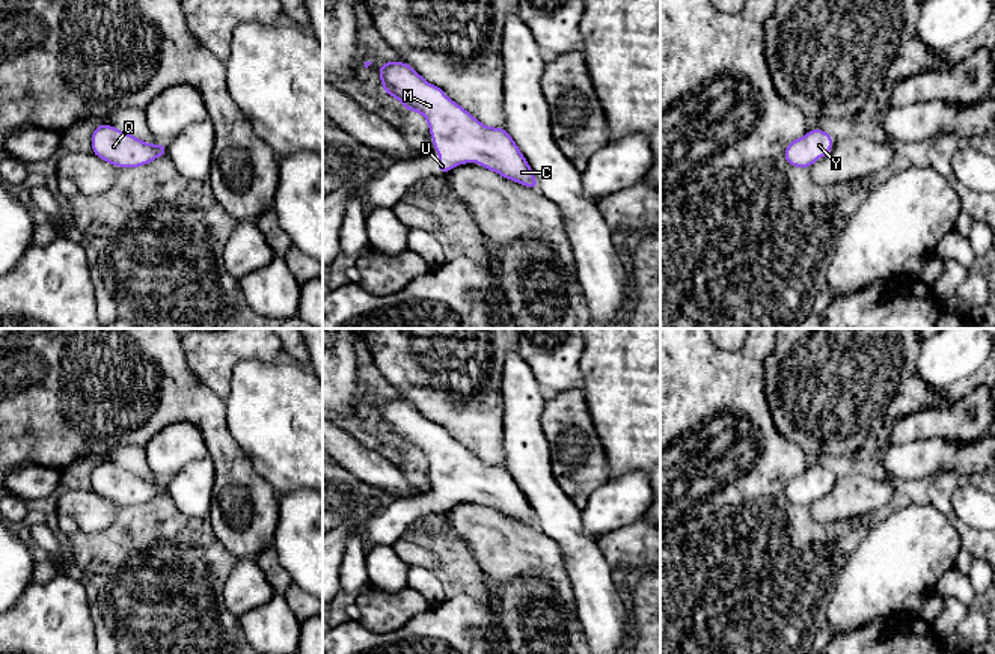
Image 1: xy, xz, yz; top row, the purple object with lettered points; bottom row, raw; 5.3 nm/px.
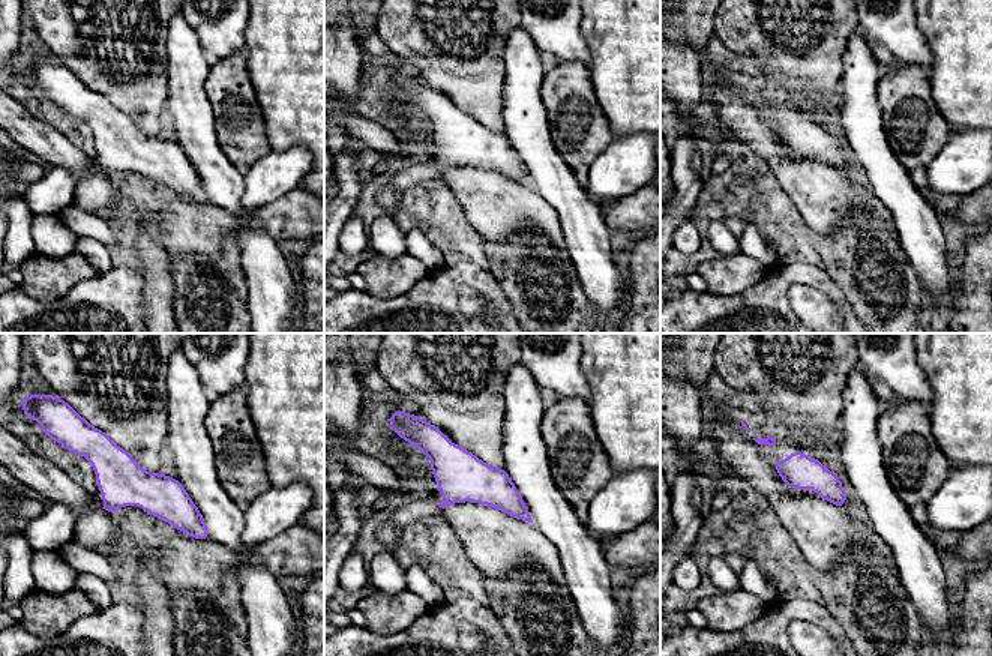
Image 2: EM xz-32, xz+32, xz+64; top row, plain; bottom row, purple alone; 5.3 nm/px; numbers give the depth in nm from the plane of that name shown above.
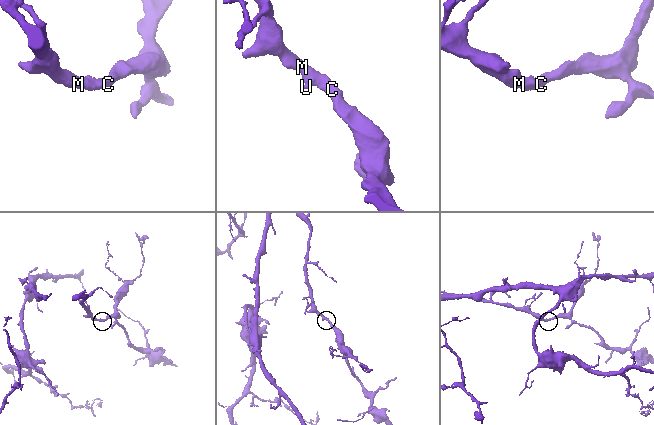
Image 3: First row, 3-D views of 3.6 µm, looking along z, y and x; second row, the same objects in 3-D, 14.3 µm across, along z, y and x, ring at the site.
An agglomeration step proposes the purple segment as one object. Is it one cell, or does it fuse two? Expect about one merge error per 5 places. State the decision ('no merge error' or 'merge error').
no merge error

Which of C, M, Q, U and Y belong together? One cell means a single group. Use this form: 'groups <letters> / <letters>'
groups C M Q U Y

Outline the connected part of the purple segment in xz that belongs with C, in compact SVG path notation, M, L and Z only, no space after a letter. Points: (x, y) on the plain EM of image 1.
M384 399L380 404L380 416L384 431L398 435L407 448L418 448L427 455L430 473L434 476L434 490L445 494L437 499L439 509L448 511L461 500L473 499L481 500L484 506L494 508L511 518L538 527L538 521L529 502L504 464L488 466L484 461L479 461L469 449L446 435L440 425L427 420L404 399Z

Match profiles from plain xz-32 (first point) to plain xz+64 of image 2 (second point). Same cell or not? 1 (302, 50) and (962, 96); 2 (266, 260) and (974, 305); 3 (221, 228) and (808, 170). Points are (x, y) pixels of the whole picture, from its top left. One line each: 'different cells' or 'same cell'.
1: same cell
2: different cells
3: same cell

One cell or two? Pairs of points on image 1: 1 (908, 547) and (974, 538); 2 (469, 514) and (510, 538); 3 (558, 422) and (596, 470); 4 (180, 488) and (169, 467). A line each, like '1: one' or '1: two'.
1: two
2: one
3: one
4: two

